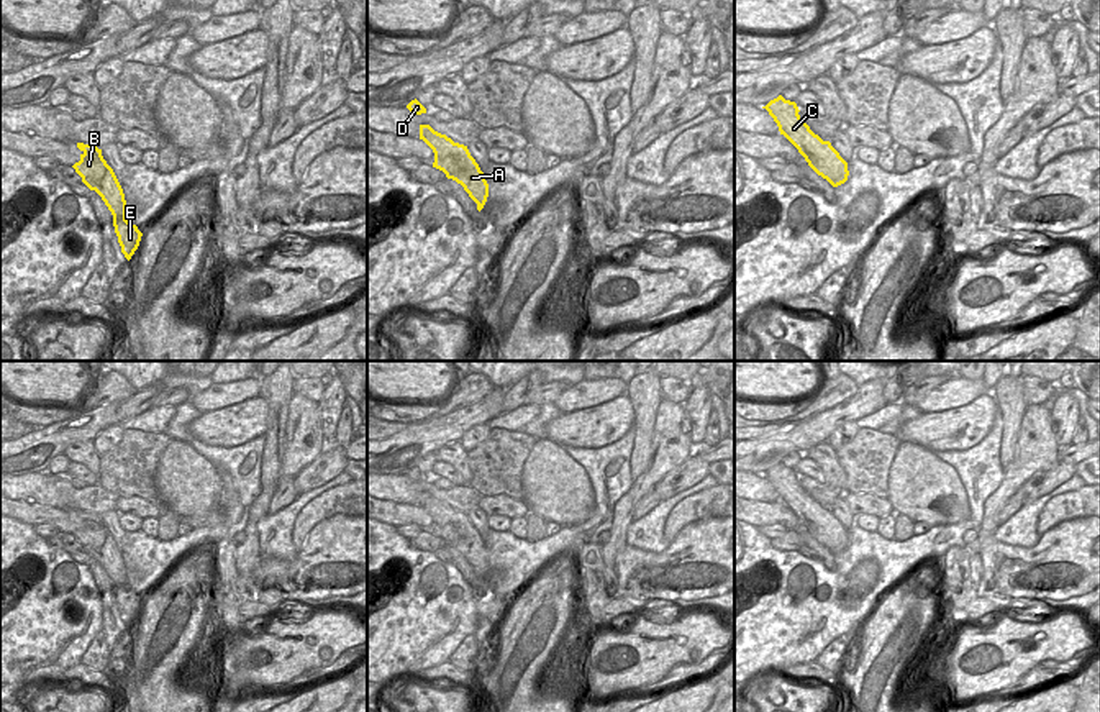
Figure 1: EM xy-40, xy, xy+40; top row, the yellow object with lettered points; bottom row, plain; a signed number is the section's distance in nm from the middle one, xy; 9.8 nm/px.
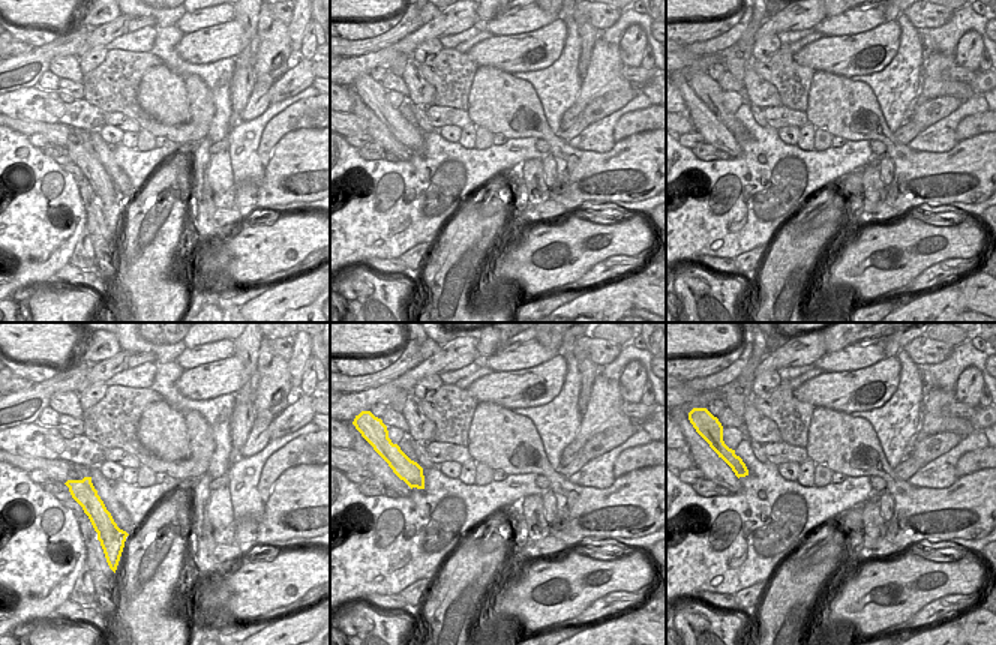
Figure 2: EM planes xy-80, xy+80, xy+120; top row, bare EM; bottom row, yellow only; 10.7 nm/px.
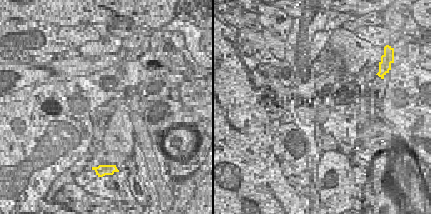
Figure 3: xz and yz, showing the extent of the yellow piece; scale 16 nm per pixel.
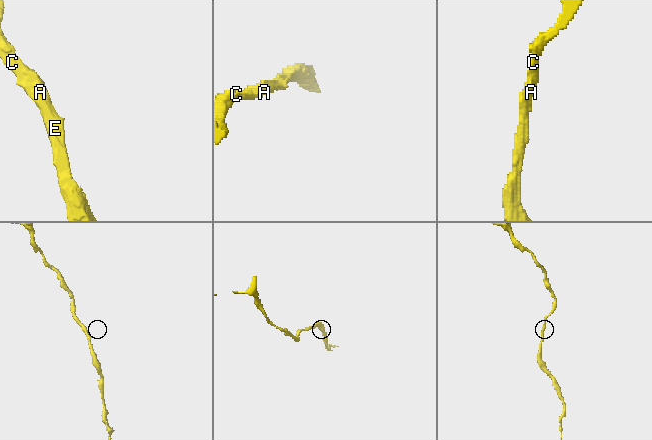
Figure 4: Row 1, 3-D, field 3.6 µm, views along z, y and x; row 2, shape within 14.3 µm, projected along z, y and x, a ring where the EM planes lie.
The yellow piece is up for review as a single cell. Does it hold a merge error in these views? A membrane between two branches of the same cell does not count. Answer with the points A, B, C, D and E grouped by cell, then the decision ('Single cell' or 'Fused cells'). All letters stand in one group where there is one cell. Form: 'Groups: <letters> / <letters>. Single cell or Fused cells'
Groups: A B C D E. Single cell

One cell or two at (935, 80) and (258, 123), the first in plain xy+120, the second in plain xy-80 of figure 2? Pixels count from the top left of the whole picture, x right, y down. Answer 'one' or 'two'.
two

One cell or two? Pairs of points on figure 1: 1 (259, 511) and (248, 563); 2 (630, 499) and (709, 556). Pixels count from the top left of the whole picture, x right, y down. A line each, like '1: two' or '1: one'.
1: one
2: two

